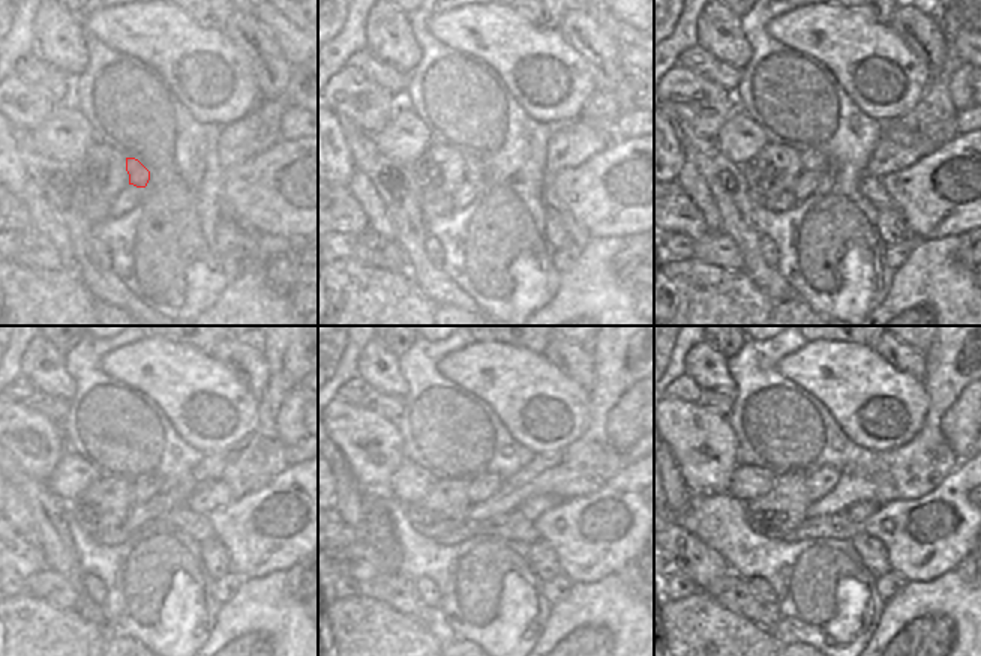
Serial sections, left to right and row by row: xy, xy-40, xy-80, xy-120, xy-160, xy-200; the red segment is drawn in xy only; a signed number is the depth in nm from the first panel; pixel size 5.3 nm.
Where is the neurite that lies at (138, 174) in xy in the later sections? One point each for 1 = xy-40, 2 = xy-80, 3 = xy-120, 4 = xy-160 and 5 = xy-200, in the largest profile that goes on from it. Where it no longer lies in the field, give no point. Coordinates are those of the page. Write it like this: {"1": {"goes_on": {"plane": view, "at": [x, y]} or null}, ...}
{"1": {"goes_on": {"plane": "xy-40", "at": [476, 171]}}, "2": {"goes_on": {"plane": "xy-80", "at": [810, 161]}}, "3": {"goes_on": {"plane": "xy-120", "at": [143, 490]}}, "4": {"goes_on": {"plane": "xy-160", "at": [483, 487]}}, "5": {"goes_on": {"plane": "xy-200", "at": [821, 482]}}}

